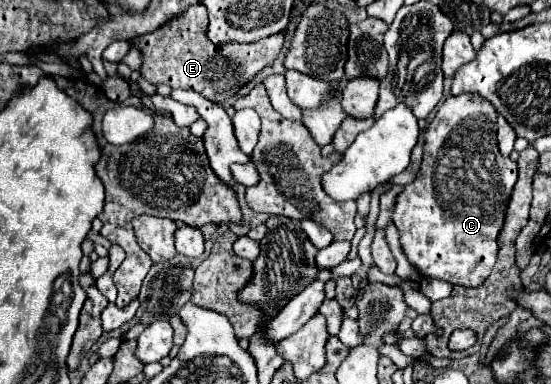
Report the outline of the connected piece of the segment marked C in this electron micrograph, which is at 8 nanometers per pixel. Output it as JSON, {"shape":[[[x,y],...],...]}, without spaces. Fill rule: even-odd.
{"shape":[[[476,93],[448,97],[424,133],[424,159],[418,177],[398,193],[392,223],[400,233],[406,259],[426,279],[442,279],[450,285],[478,287],[492,273],[498,255],[498,233],[506,219],[506,205],[518,179],[518,165],[498,153],[496,109]]]}

